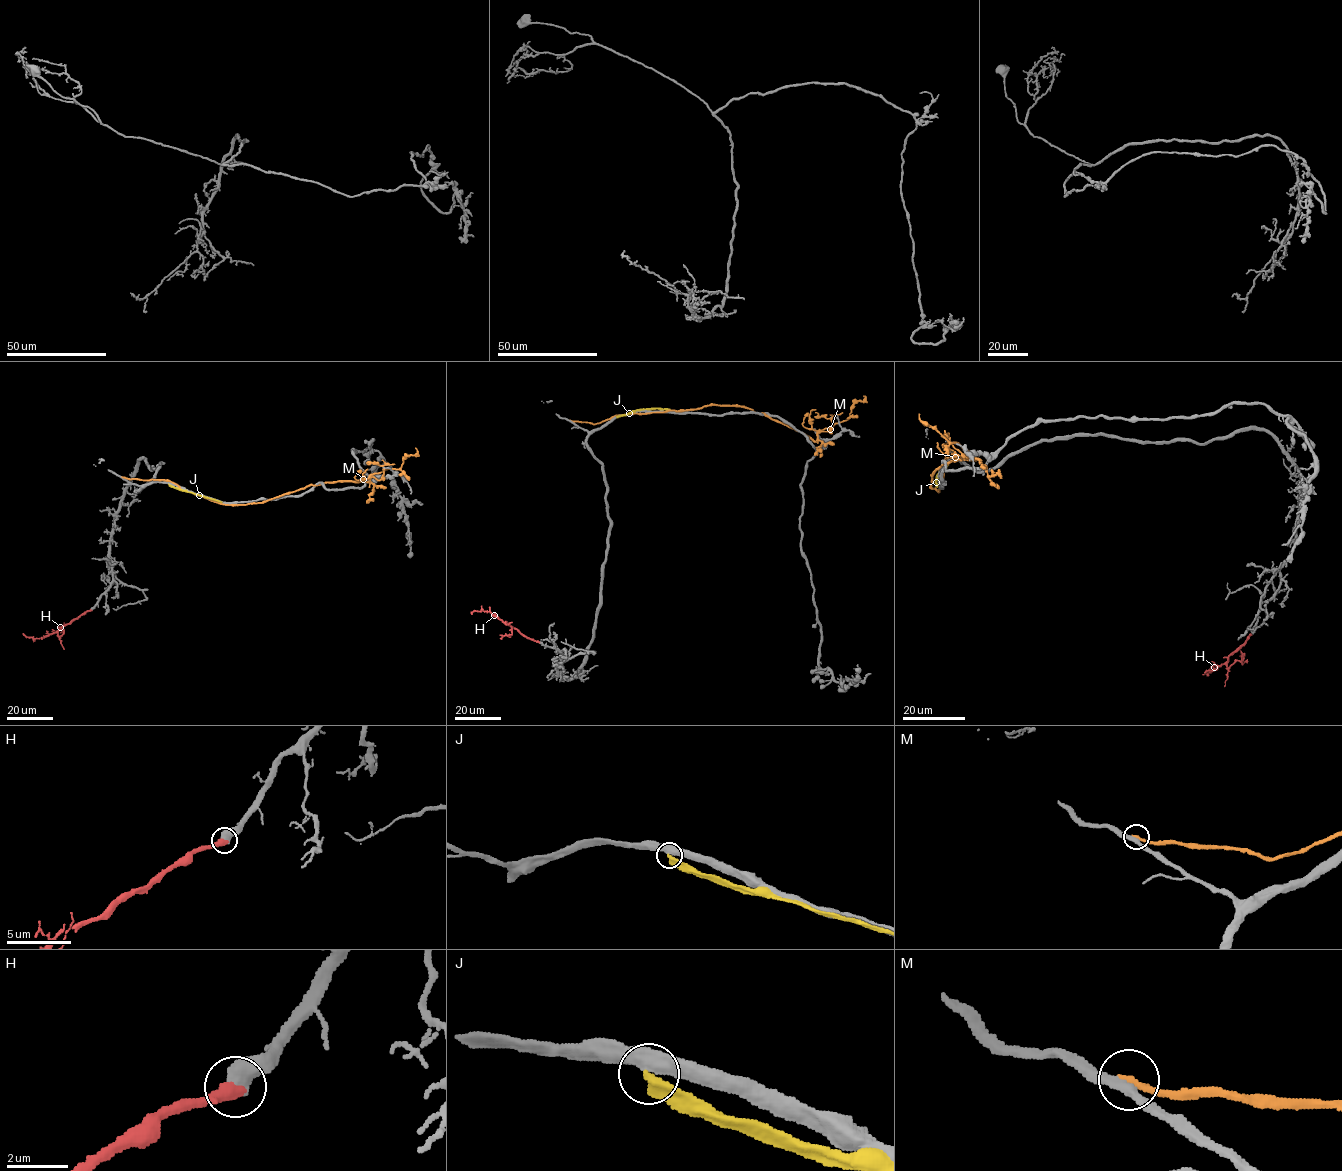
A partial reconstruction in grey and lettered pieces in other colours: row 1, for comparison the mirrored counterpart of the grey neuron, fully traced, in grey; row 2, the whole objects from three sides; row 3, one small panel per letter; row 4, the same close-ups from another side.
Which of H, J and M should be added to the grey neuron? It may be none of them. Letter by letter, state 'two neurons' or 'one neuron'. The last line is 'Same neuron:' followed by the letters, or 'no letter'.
H: one neuron
J: two neurons
M: two neurons
Same neuron: H

